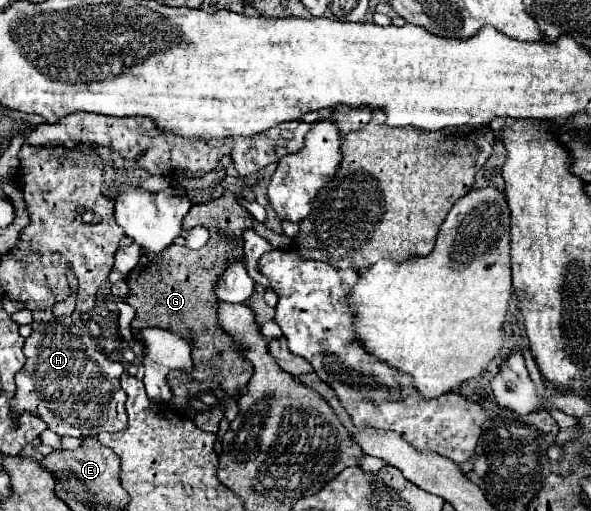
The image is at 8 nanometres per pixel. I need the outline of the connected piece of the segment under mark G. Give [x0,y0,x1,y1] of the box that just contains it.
[125,190,253,410]

